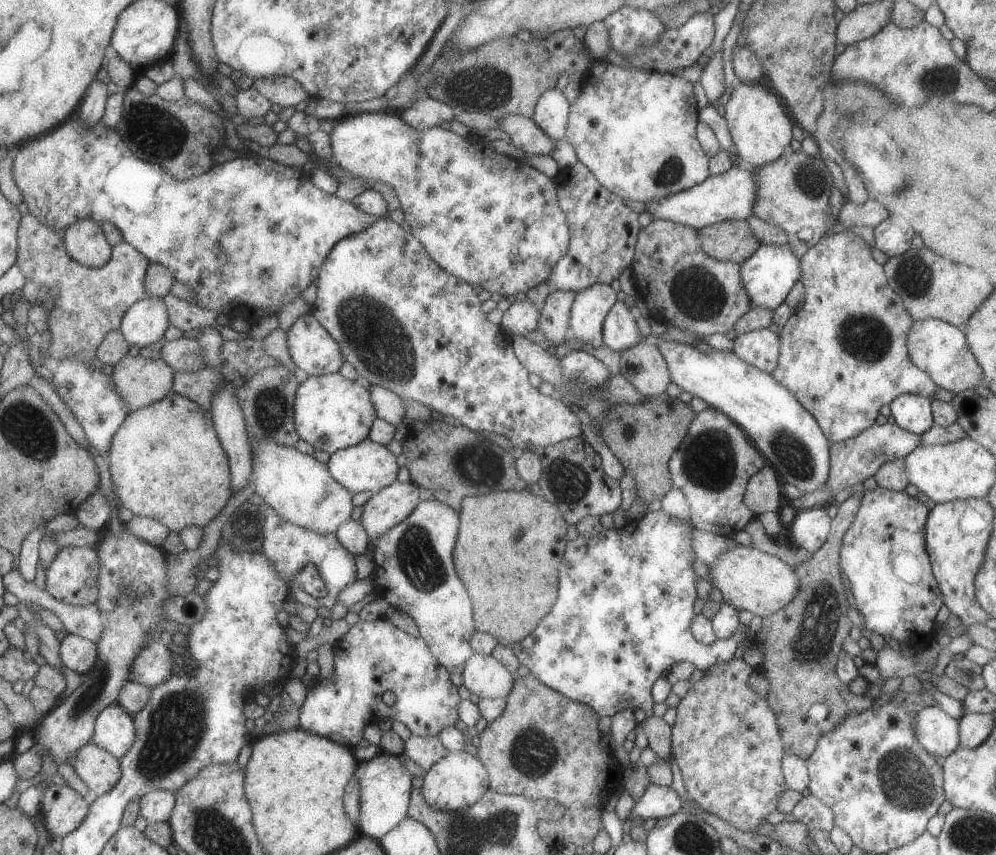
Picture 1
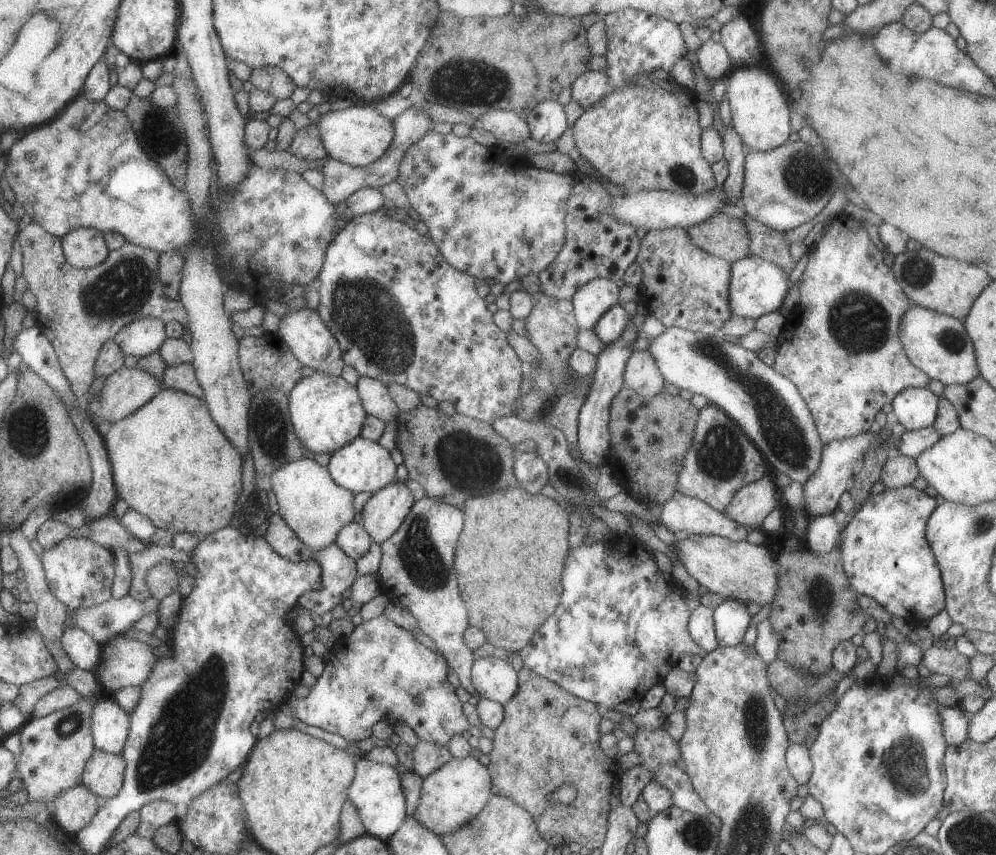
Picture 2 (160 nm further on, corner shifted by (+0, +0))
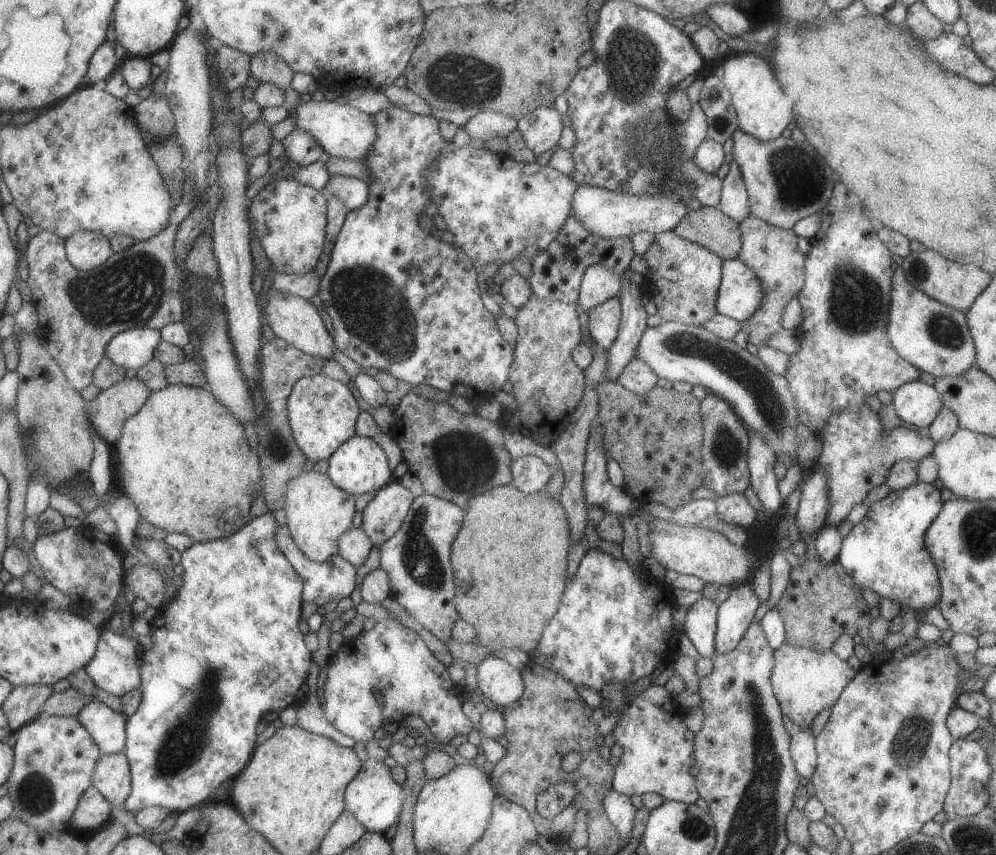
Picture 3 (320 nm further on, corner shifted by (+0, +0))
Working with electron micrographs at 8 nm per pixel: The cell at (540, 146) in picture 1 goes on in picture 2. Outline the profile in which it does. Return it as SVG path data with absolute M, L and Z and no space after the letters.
M493 110L473 120L471 127L490 132L497 142L516 144L530 137L527 124L512 111Z

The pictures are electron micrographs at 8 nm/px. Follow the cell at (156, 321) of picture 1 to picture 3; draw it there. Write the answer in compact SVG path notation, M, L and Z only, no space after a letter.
M143 327L121 331L108 342L104 350L104 356L123 370L129 370L129 368L137 370L152 360L154 348L160 340L160 332L155 329Z

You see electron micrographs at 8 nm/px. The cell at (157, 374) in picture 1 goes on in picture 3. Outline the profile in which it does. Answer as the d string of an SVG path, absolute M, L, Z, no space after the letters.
M124 378L99 391L87 402L89 422L108 445L113 446L125 420L133 416L145 402L150 390L137 378Z

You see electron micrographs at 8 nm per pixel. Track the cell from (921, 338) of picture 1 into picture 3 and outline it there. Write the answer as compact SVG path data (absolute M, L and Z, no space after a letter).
M901 267L892 272L891 292L887 313L886 335L895 352L910 362L921 372L932 374L934 377L952 377L963 374L974 364L974 342L969 332L966 316L963 311L942 305L938 300L917 290L905 276Z

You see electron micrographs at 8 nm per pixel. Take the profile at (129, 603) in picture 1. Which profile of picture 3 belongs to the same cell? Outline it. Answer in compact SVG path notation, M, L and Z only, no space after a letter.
M42 712L34 721L18 730L14 749L16 764L7 782L7 794L11 795L14 802L14 816L42 831L67 832L65 830L69 828L69 824L73 826L73 815L80 805L81 797L92 784L96 762L103 754L100 747L89 736L89 731L81 724L78 716L60 717Z

